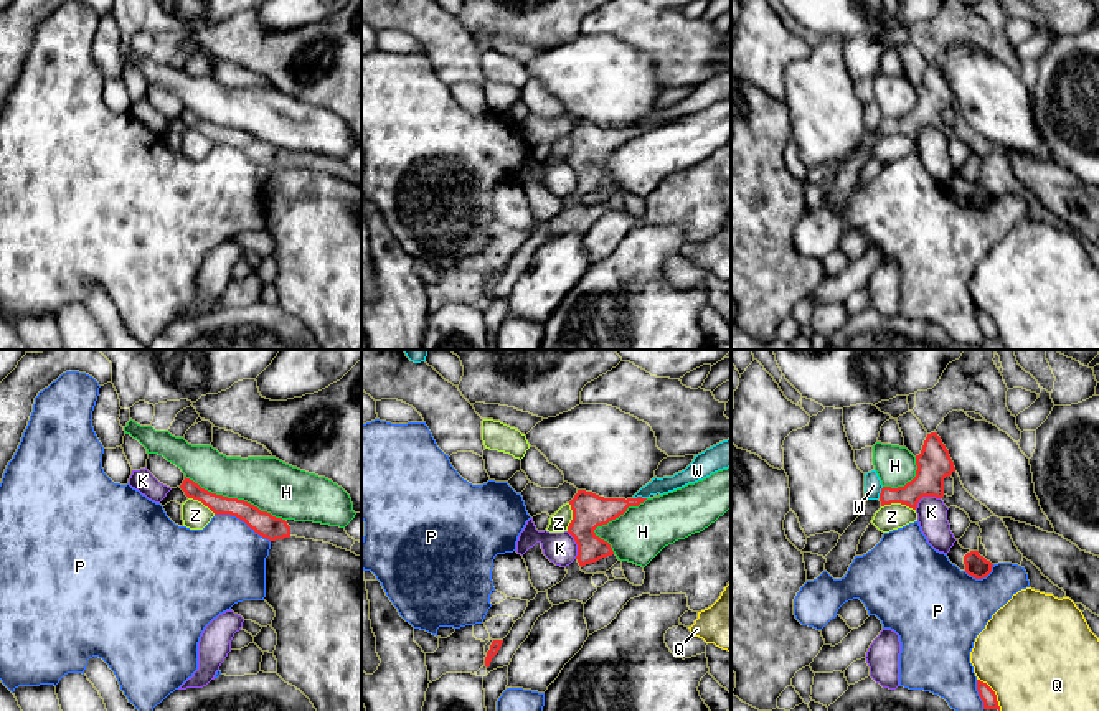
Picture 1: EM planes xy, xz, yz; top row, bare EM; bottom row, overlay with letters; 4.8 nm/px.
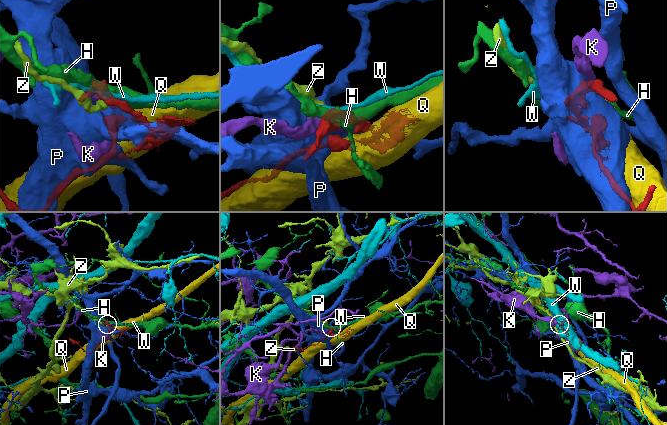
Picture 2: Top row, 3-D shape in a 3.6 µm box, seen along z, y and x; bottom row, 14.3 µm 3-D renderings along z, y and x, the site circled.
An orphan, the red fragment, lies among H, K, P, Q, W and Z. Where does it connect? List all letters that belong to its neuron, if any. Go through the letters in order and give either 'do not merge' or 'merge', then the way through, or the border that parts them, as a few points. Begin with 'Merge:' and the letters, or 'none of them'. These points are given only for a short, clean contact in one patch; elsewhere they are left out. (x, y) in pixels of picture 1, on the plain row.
Merge: W
H: do not merge
K: do not merge
P: do not merge
Q: do not merge
W: merge; way xz (589, 141), (613, 139), (639, 127), (649, 119), (667, 114)
Z: do not merge; border yz (882, 136), (905, 134), (915, 141)

